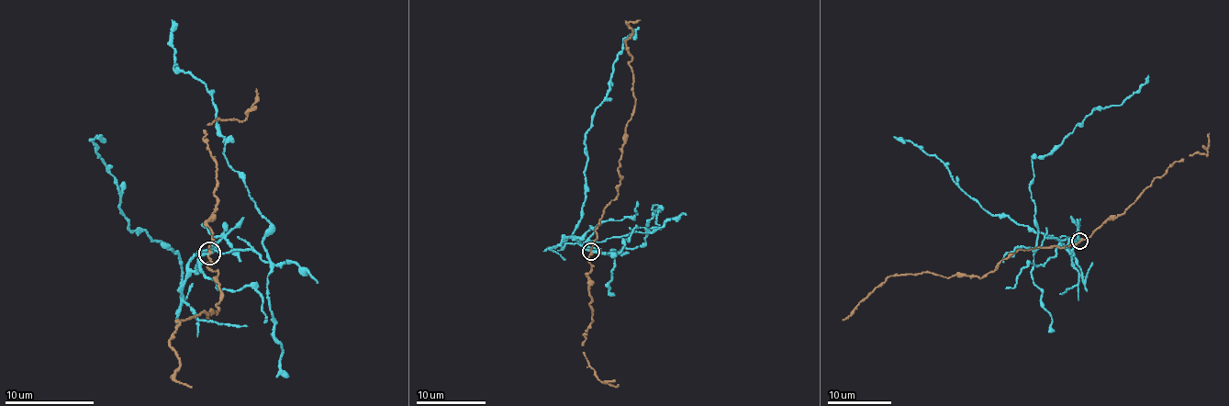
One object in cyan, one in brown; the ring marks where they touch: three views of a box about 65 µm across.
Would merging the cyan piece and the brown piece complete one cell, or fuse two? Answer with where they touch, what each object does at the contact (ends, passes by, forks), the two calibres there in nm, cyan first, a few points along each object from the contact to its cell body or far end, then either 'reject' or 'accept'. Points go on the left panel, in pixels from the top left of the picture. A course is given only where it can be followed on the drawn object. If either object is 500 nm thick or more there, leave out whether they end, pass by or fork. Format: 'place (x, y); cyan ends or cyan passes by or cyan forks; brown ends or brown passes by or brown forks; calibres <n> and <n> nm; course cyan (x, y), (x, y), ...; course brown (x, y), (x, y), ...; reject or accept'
place (209, 253); cyan passes by; brown passes by; calibres 360 and 190 nm; course cyan (208, 253), (251, 249), (268, 259), (269, 221), (223, 155), (209, 90), (173, 68), (171, 19); course brown (208, 253), (217, 310), (176, 320), (170, 341), (180, 363), (175, 377), (191, 387); reject

